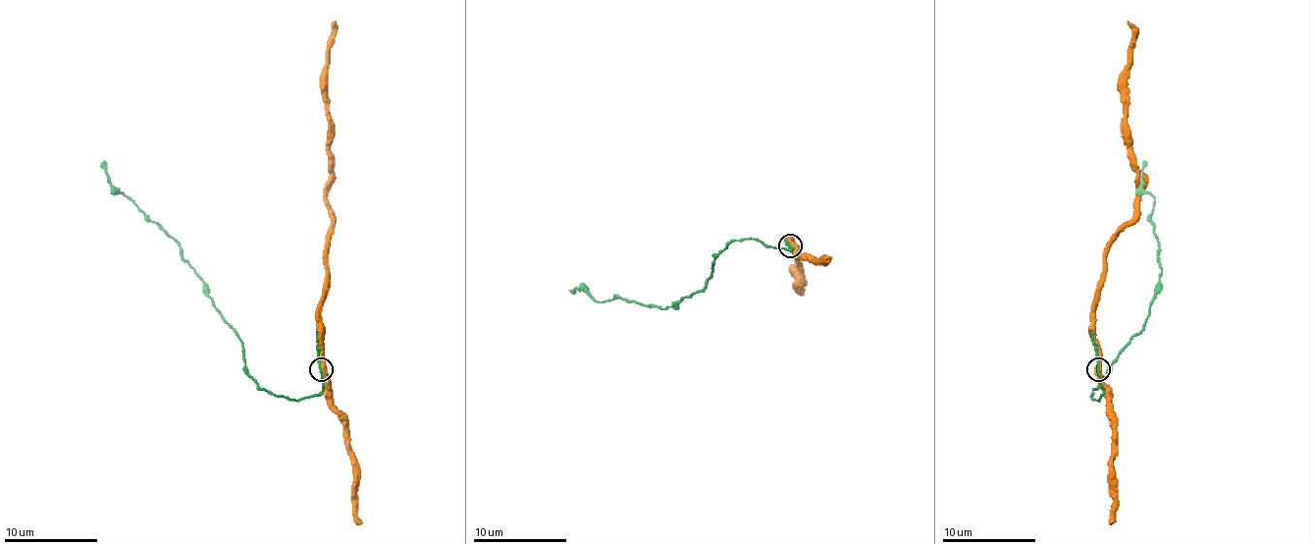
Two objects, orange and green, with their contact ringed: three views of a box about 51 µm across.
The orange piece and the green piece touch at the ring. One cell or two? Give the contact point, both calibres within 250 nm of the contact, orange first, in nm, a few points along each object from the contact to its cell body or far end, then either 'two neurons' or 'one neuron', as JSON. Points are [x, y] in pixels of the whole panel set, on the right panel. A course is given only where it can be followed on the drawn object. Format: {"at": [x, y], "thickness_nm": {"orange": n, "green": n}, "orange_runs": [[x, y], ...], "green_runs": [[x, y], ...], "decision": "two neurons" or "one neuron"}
{"at": [1098, 369], "thickness_nm": {"orange": 480, "green": 160}, "orange_runs": [[1098, 369], [1095, 299], [1102, 252], [1132, 217], [1137, 200], [1137, 166], [1124, 126], [1132, 26], [1128, 21]], "green_runs": [[1098, 369], [1100, 397], [1093, 400], [1093, 390], [1142, 329], [1156, 295], [1154, 198], [1142, 185], [1147, 161]], "decision": "one neuron"}

